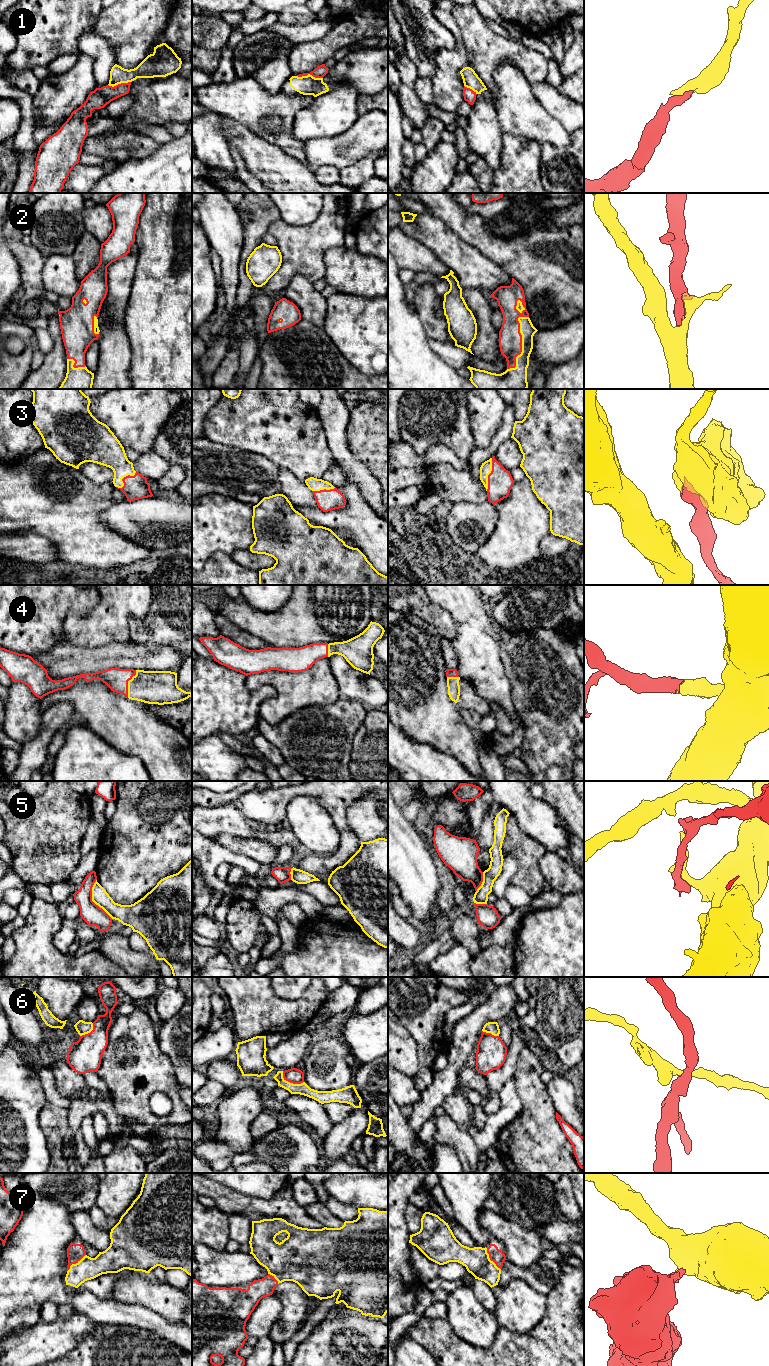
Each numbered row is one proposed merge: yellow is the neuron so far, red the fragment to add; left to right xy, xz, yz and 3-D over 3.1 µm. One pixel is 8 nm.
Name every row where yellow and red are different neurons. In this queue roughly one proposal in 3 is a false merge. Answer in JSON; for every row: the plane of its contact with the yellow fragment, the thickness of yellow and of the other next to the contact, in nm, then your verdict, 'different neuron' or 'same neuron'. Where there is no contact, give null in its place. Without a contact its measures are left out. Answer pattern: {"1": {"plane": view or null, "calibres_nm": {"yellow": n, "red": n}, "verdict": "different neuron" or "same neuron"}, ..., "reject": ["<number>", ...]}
{"1": {"plane": "xz", "calibres_nm": {"yellow": 160, "red": 90}, "verdict": "same neuron"}, "2": {"plane": "yz", "calibres_nm": {"yellow": 120, "red": 190}, "verdict": "same neuron"}, "3": {"plane": "yz", "calibres_nm": {"yellow": 90, "red": 200}, "verdict": "same neuron"}, "4": {"plane": "xy", "calibres_nm": {"yellow": 280, "red": 180}, "verdict": "same neuron"}, "5": {"plane": "xy", "calibres_nm": {"yellow": 140, "red": 170}, "verdict": "different neuron"}, "6": {"plane": "xz", "calibres_nm": {"yellow": 100, "red": 120}, "verdict": "different neuron"}, "7": {"plane": "yz", "calibres_nm": {"yellow": 200, "red": 110}, "verdict": "same neuron"}, "reject": ["5", "6"]}

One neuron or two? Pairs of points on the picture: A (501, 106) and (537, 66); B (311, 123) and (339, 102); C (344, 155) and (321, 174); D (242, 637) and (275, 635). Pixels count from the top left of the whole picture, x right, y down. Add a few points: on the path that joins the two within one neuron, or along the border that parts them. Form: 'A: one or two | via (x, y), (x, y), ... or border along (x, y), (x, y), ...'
A: two | border along (506, 64), (516, 66), (530, 84)
B: one | via (318, 120), (332, 109)
C: two | border along (339, 169), (330, 165), (321, 165), (313, 171)
D: two | border along (234, 623), (241, 629), (262, 639), (270, 646)

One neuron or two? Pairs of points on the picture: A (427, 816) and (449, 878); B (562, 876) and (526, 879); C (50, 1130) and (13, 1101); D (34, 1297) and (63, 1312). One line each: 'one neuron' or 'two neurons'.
A: one neuron
B: two neurons
C: two neurons
D: two neurons

